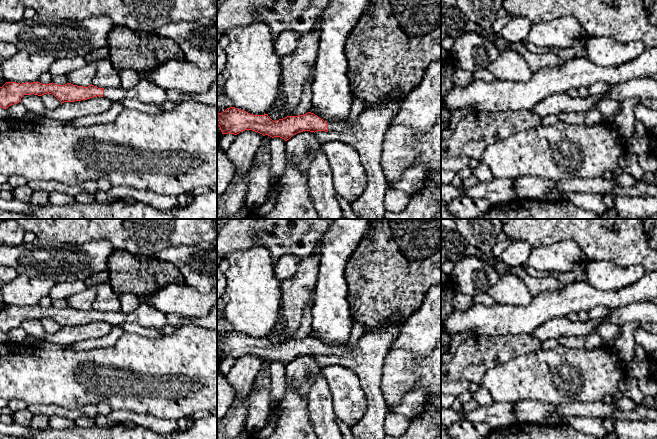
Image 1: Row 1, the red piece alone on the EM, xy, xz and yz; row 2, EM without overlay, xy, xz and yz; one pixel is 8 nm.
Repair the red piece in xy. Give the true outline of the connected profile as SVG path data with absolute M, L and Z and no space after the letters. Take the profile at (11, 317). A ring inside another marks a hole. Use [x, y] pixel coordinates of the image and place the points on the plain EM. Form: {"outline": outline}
{"outline": "M148 303L141 304L132 312L98 312L94 309L88 311L77 310L71 307L65 309L57 309L55 307L42 308L40 306L33 307L16 307L6 306L0 311L0 331L7 333L9 330L21 326L24 319L44 318L54 319L61 327L75 326L87 324L93 321L106 321L114 326L124 323L137 323L146 328L160 329L168 325L166 314L154 308Z"}

